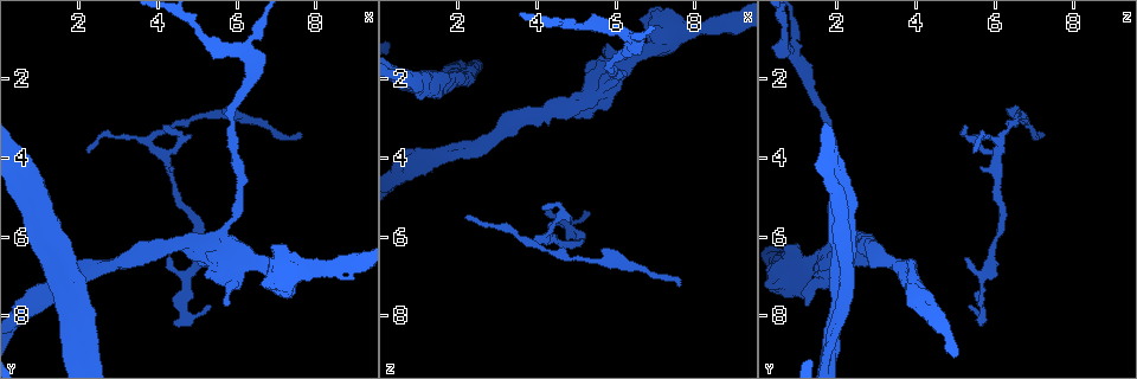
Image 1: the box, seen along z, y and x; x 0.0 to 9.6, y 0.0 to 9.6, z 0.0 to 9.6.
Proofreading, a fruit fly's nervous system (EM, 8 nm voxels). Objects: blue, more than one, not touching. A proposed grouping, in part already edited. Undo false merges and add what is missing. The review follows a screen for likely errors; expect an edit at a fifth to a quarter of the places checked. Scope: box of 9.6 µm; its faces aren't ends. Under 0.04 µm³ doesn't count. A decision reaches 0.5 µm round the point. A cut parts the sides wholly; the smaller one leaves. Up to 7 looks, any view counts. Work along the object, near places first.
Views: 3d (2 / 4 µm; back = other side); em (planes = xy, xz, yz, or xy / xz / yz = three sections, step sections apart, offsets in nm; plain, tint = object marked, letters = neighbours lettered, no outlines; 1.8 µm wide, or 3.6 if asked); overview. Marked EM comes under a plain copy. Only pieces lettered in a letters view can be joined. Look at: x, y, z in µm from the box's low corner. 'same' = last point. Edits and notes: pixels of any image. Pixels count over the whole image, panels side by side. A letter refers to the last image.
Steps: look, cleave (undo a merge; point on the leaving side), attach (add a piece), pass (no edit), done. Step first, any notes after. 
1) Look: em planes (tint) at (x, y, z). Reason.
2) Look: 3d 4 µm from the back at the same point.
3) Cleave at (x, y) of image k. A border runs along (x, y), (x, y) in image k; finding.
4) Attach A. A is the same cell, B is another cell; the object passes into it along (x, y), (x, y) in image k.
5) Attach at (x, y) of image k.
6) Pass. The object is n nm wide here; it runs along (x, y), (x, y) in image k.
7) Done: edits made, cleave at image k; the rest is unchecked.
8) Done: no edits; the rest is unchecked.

Look: em planes (letters) at (1.75, 8.95, 1.80). Stops while still wide.

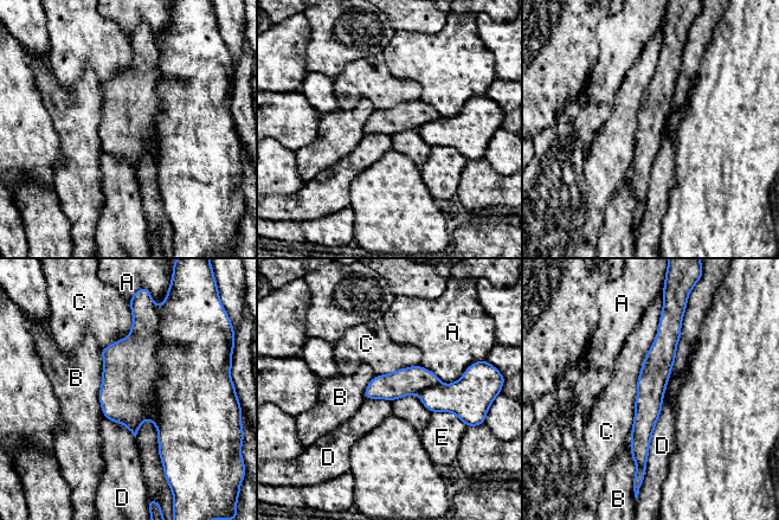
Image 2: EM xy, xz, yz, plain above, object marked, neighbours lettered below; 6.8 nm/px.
Pass. A, B, C, D and E are other cells; it runs along (668, 321), (642, 429), (642, 461) in image 2; none of them fits.

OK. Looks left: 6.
Look: 3d 2 µm at (1.80, 6.80, 3.95). An open end.

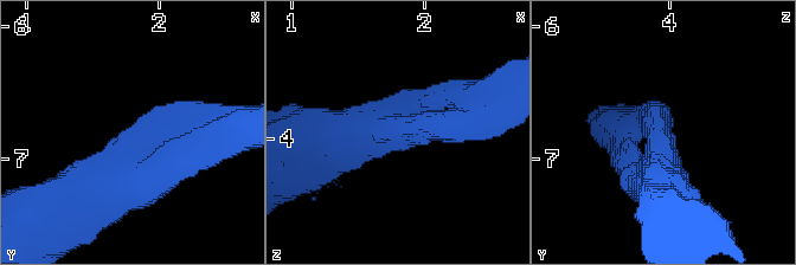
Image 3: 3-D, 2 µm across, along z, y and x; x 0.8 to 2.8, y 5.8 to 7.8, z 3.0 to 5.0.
Look: em planes (tint) at (1.84, 6.78, 3.94). Now the EM.

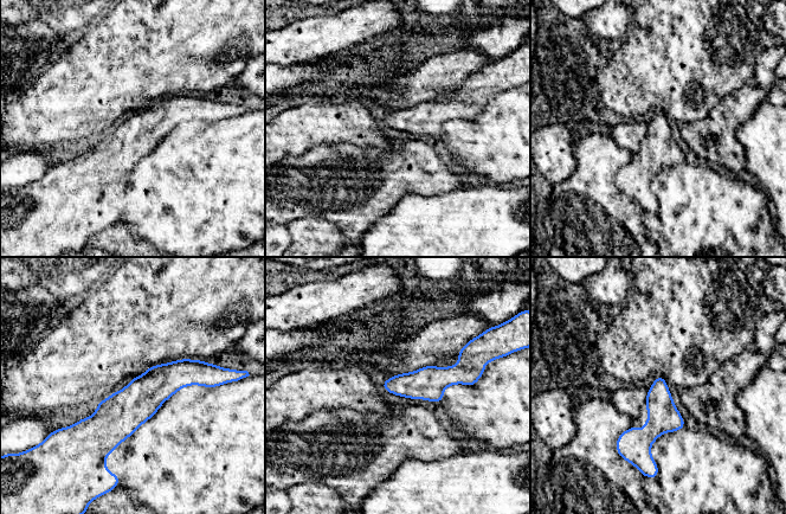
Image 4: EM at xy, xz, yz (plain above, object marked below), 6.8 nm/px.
Look: em planes (letters) at the same point.

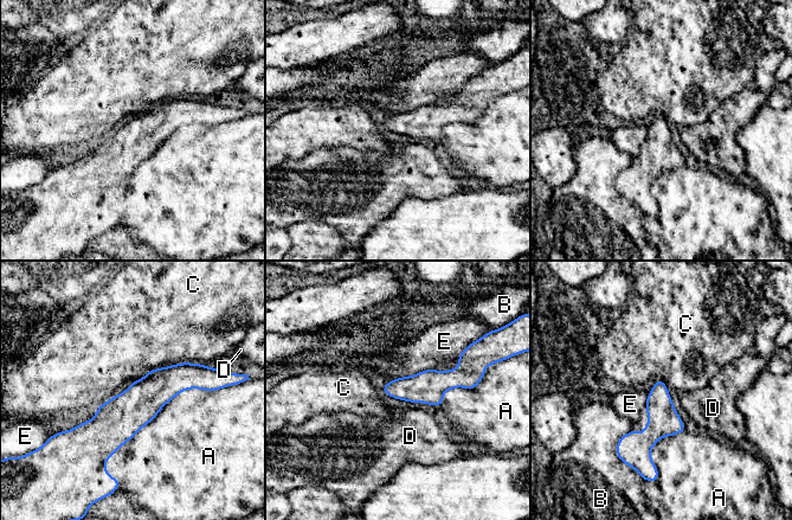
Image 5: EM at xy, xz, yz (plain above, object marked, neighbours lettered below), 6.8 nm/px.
Pass. The longest contact is with A, 900 nm; A, B, C, D and E are other cells; a border runs along (201, 363), (160, 366), (133, 382) in image 5; no lettered piece goes on from it.

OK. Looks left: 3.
Look: em 3.6 µm xy step 4 (tint) at (6.25, 6.55, 1.70).

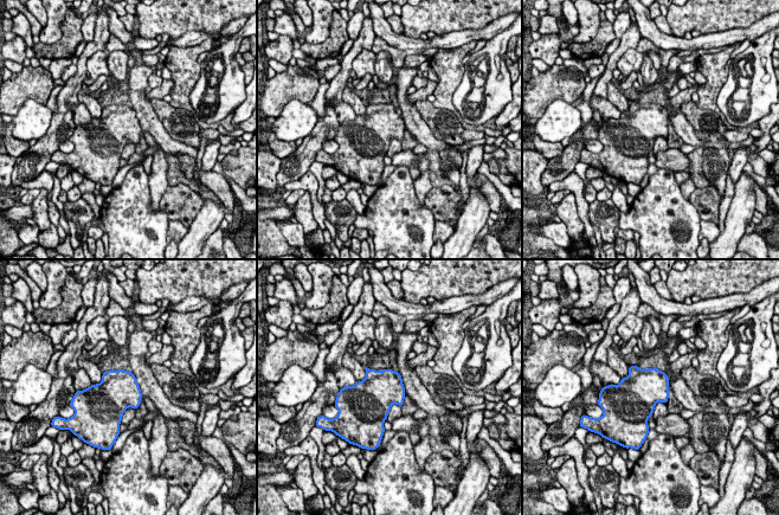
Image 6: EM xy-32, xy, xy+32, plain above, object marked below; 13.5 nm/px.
Look: em 3.6 µm xy step 4 (letters) at the same point.

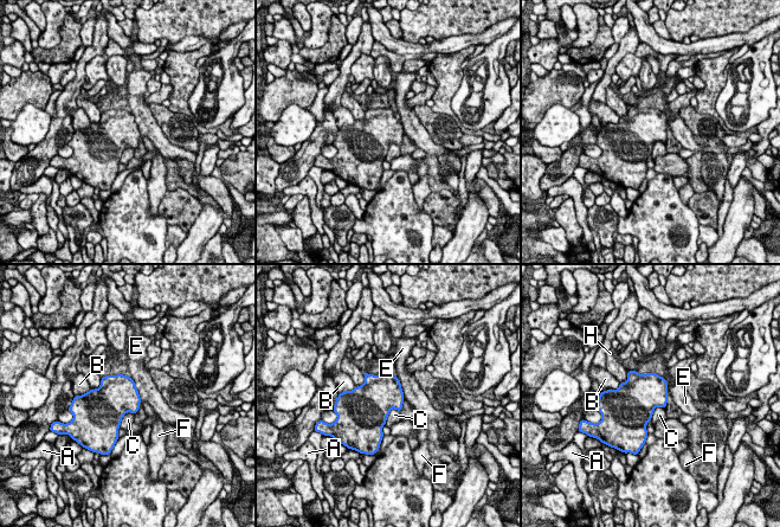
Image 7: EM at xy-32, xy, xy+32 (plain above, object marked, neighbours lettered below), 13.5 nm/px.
Pass. A, B, C, E, F and H are other cells; a border runs along (134, 413), (127, 412), (118, 426) in image 7; continuous, no second cell.

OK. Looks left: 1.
Done: no edits; the rest is unchecked.

